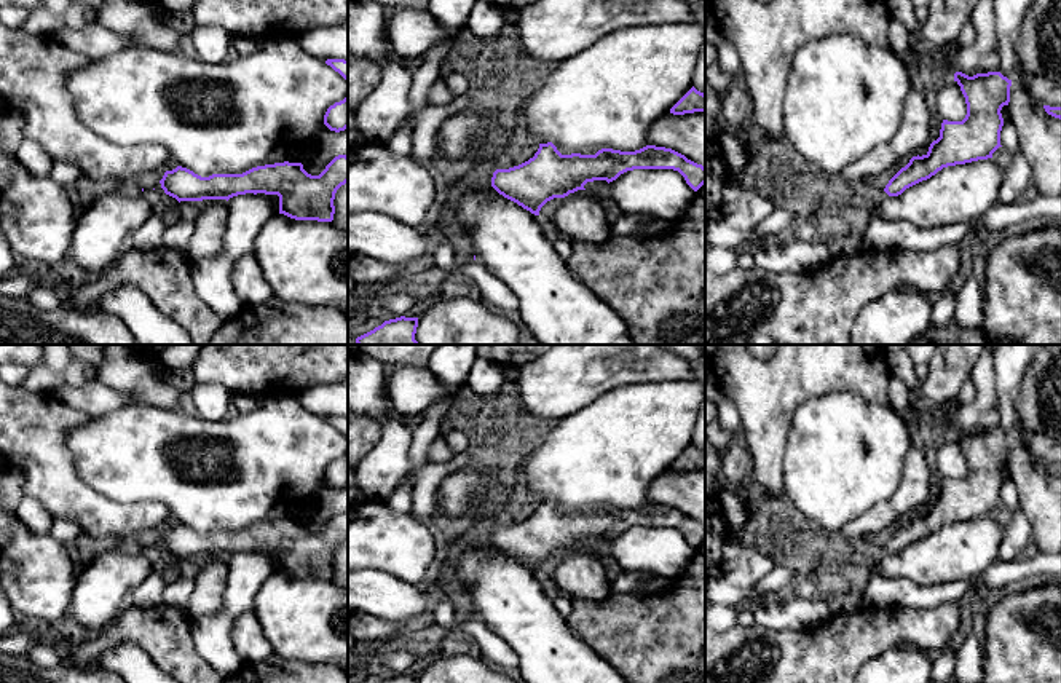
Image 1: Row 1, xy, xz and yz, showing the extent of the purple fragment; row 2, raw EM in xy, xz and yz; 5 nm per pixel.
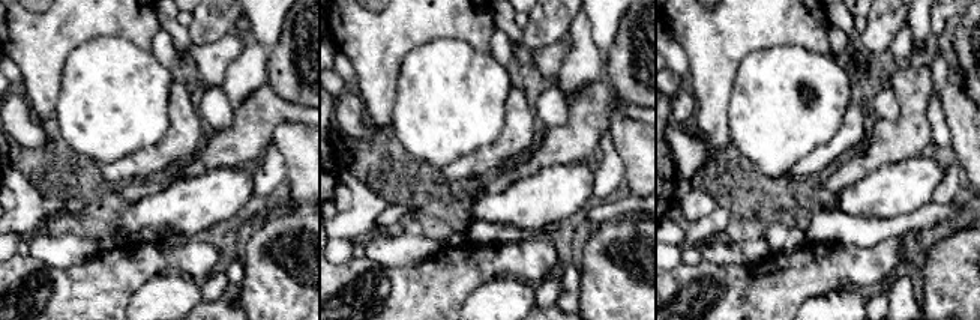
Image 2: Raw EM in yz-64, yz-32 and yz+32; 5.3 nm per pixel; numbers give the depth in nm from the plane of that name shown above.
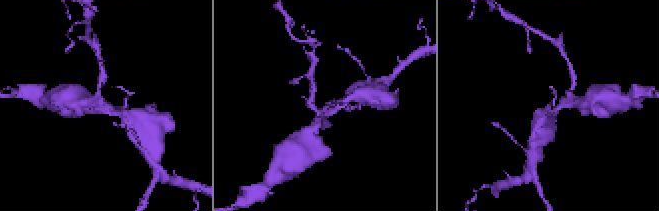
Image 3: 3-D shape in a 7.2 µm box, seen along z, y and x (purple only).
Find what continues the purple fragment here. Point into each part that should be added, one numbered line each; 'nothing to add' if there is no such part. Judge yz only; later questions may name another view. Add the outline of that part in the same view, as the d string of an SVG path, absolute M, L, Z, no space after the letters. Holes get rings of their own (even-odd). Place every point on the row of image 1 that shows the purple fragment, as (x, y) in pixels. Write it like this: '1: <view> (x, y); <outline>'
nothing to add

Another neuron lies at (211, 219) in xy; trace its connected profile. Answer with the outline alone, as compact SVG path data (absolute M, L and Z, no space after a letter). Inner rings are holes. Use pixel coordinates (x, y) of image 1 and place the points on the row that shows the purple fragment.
M227 199L198 201L195 231L190 241L188 255L191 260L214 257L223 249L223 238L228 217Z

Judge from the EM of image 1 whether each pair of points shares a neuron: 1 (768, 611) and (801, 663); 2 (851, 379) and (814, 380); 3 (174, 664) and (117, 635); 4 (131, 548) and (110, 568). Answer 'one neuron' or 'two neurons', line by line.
1: two neurons
2: one neuron
3: one neuron
4: two neurons

